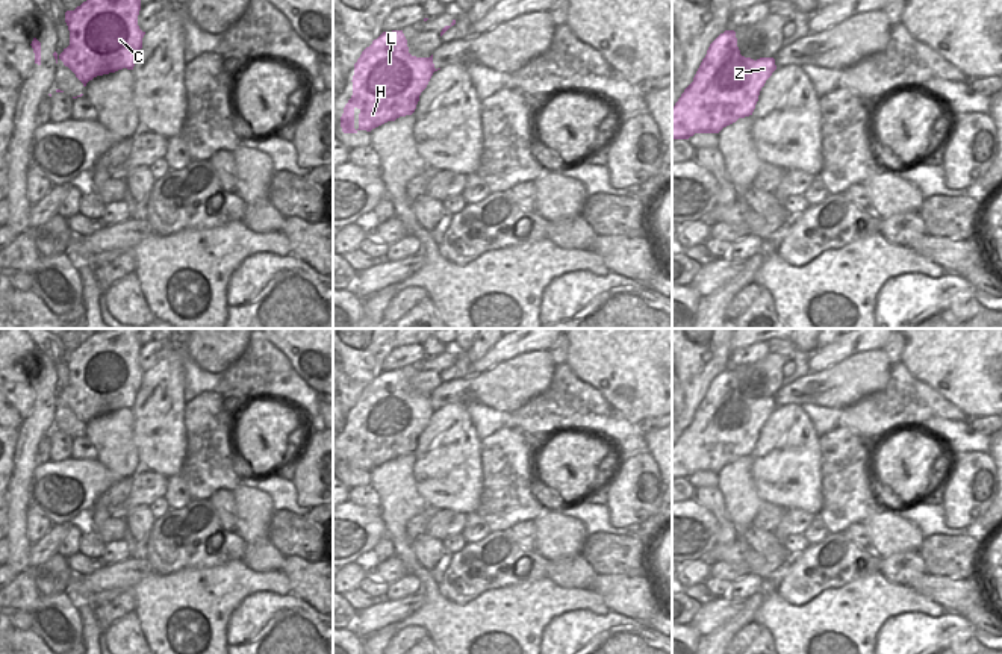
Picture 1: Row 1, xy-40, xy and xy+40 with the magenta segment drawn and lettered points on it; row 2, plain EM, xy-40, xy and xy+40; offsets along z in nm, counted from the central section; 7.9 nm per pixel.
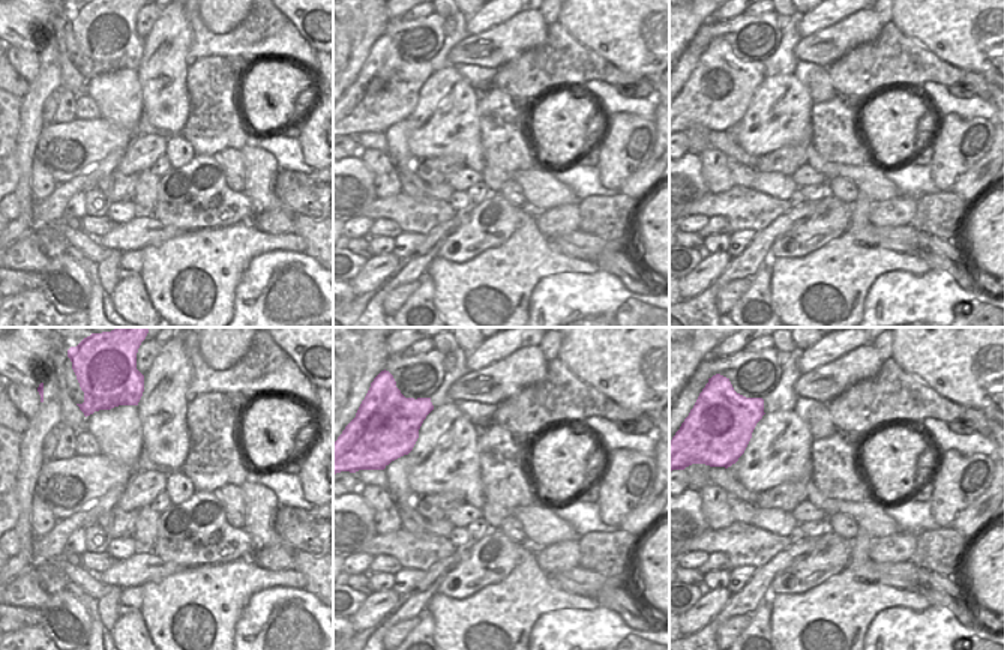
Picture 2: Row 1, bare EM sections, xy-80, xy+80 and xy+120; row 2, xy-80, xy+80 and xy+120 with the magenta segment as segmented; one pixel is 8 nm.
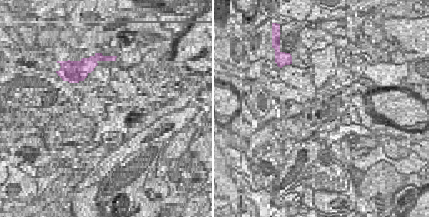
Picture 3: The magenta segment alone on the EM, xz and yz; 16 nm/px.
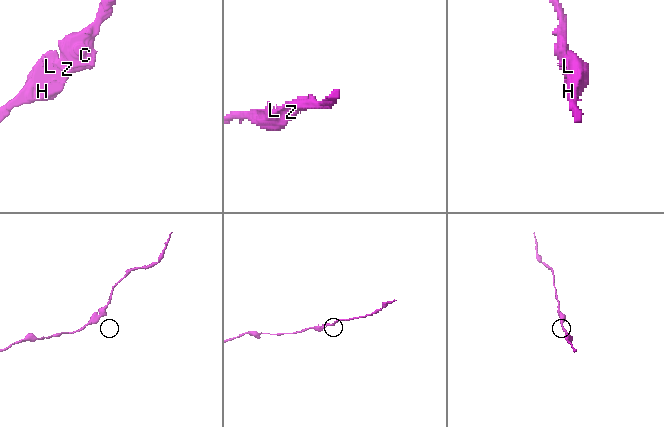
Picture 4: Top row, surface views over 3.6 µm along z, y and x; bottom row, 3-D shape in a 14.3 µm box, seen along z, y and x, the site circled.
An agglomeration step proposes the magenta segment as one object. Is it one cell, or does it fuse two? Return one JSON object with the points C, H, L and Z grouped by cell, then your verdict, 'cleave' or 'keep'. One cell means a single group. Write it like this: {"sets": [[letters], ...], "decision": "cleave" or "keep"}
{"sets": [["C", "H", "L", "Z"]], "decision": "keep"}

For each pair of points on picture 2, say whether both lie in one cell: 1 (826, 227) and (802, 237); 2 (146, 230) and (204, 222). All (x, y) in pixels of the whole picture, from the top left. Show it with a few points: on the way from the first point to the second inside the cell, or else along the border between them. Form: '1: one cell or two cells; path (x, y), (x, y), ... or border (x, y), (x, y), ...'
1: one cell; path (820, 228), (808, 236)
2: one cell; path (161, 225), (165, 222), (189, 222)

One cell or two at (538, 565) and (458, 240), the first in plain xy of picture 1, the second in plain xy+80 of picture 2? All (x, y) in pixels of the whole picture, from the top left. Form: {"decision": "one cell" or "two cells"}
{"decision": "one cell"}

